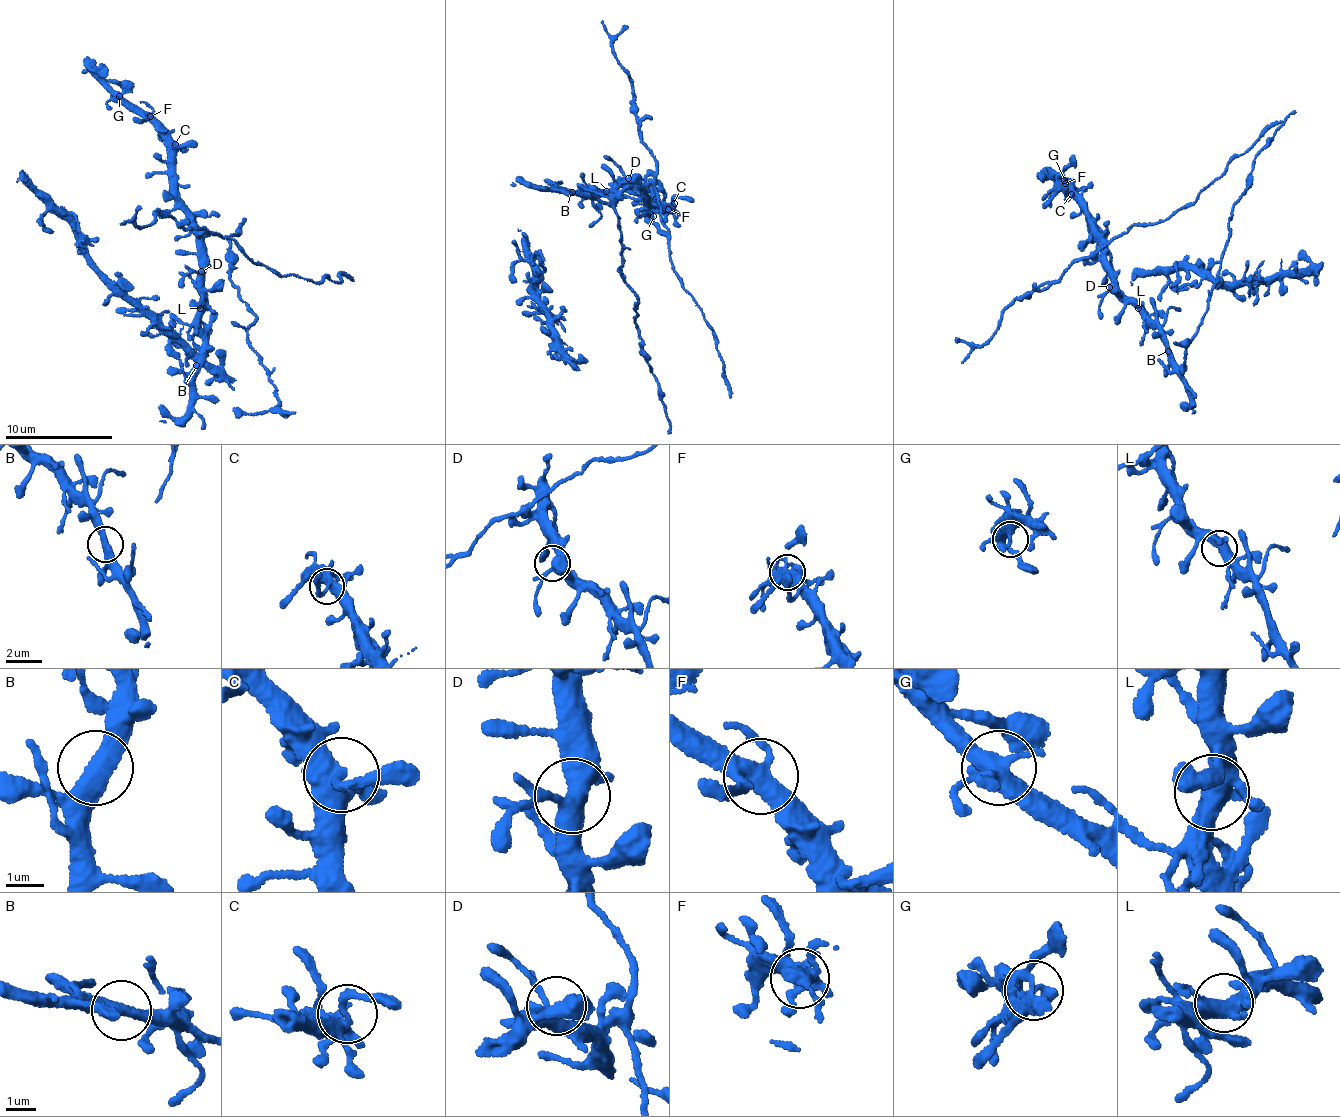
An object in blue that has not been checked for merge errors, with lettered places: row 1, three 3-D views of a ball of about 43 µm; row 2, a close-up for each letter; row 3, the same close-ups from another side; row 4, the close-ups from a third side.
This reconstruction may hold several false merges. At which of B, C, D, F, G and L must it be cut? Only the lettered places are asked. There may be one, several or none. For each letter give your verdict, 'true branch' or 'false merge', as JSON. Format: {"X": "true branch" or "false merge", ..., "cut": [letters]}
{"B": "true branch", "C": "true branch", "D": "true branch", "F": "true branch", "G": "true branch", "L": "true branch", "cut": []}

